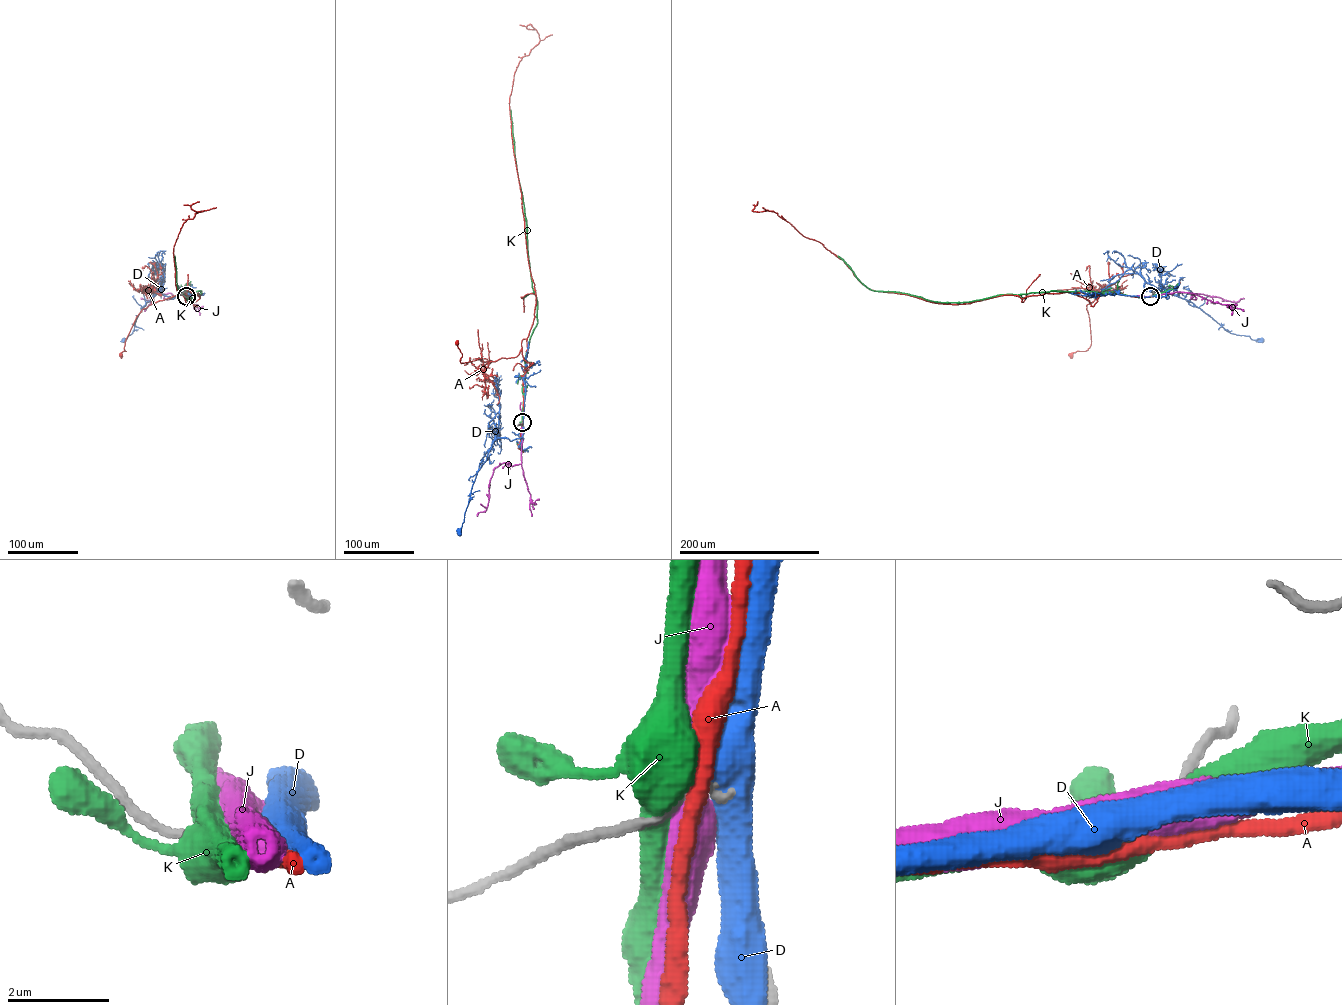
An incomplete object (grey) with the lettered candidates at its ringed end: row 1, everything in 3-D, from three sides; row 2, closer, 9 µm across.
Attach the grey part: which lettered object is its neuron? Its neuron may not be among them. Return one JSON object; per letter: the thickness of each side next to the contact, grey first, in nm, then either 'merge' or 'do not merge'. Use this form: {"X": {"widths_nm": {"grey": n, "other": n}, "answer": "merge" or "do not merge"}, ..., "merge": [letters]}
{"A": {"widths_nm": {"grey": 260, "other": 360}, "answer": "do not merge"}, "D": {"widths_nm": {"grey": 240, "other": 550}, "answer": "merge"}, "J": {"widths_nm": {"grey": 260, "other": 550}, "answer": "do not merge"}, "K": {"widths_nm": {"grey": 190, "other": 600}, "answer": "do not merge"}, "merge": ["D"]}

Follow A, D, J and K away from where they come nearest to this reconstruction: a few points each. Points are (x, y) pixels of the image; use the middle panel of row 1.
A: (522, 422), (523, 376), (533, 363), (522, 348), (488, 364), (461, 363), (457, 343)
D: (522, 422), (524, 433), (520, 437), (510, 441), (497, 438), (493, 442), (472, 485), (459, 533)
J: (522, 422), (521, 463), (512, 466), (504, 463), (495, 468), (487, 507), (477, 516)
K: (522, 422), (525, 356), (537, 322), (537, 301), (532, 287), (510, 110)

